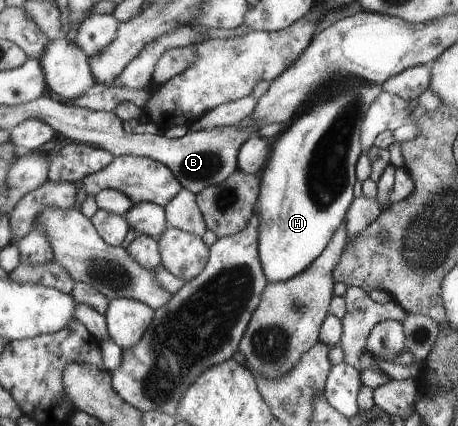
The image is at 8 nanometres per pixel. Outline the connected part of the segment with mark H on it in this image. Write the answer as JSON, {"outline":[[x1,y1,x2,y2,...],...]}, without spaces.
{"outline":[[369,82,351,84,349,87,345,88,344,91,341,91,341,93,336,94,325,101,319,101,319,103,312,105,307,111,301,112,301,115,298,115,297,119,294,119,292,125,289,125,287,129,282,131,273,140,271,155,268,157,268,161,259,173,260,191,259,201,256,203,256,211,260,217,260,262,263,264,264,274,267,276,269,282,287,282,291,278,295,278,296,275,299,275,303,271,307,270,308,267,324,253,325,249,328,247,328,243,331,242,333,237,336,235,336,231,341,229,343,226,342,221,347,217,348,210,351,209,352,202,355,201,353,185,355,185,355,182,358,180,356,174,356,163,358,162,359,157,361,157,361,154,364,152,361,139,364,119,368,115,368,111,372,103,375,102,377,97,383,92,385,92,385,89,382,87,382,84]]}

